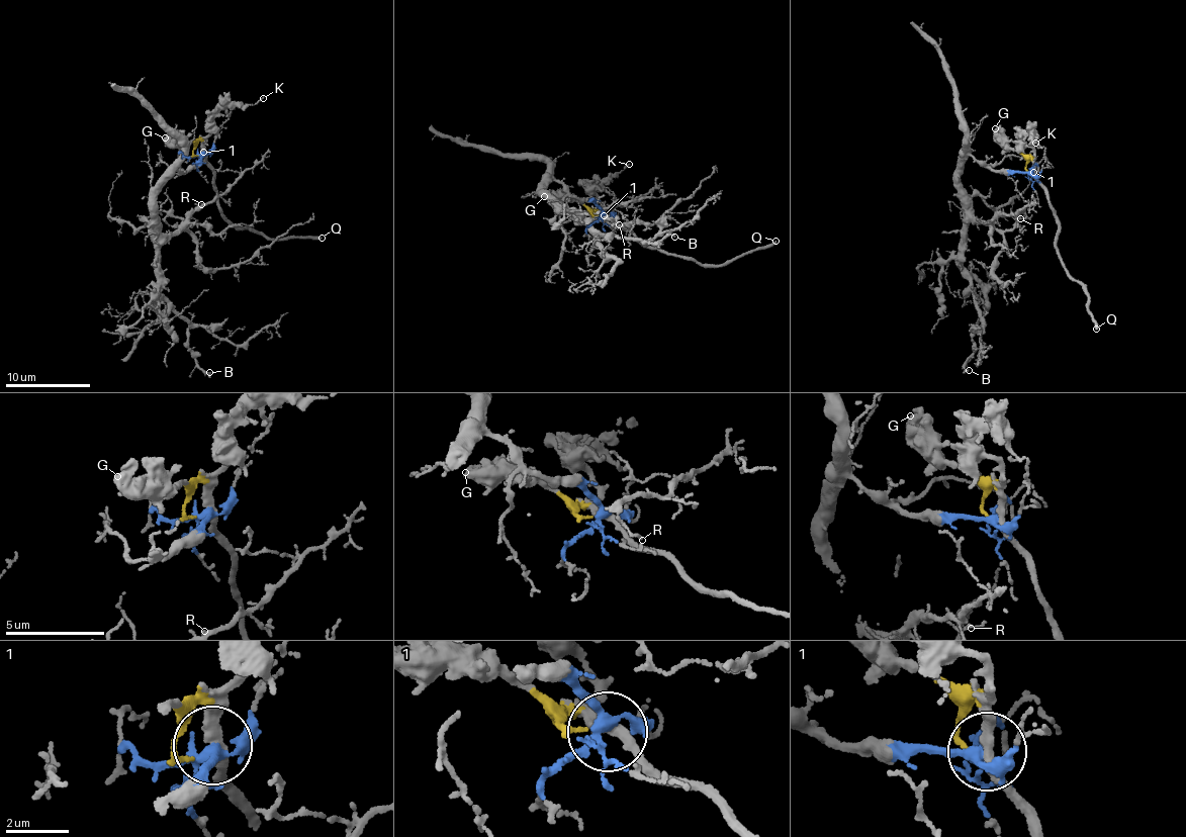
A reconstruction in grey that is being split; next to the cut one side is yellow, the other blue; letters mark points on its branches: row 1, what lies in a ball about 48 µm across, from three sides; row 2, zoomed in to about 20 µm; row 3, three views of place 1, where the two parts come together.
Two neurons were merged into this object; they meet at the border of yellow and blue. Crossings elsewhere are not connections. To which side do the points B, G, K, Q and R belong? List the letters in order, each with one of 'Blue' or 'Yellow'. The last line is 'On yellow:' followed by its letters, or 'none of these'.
B: Blue
G: Yellow
K: Yellow
Q: Yellow
R: Blue
On yellow: G, K, Q

